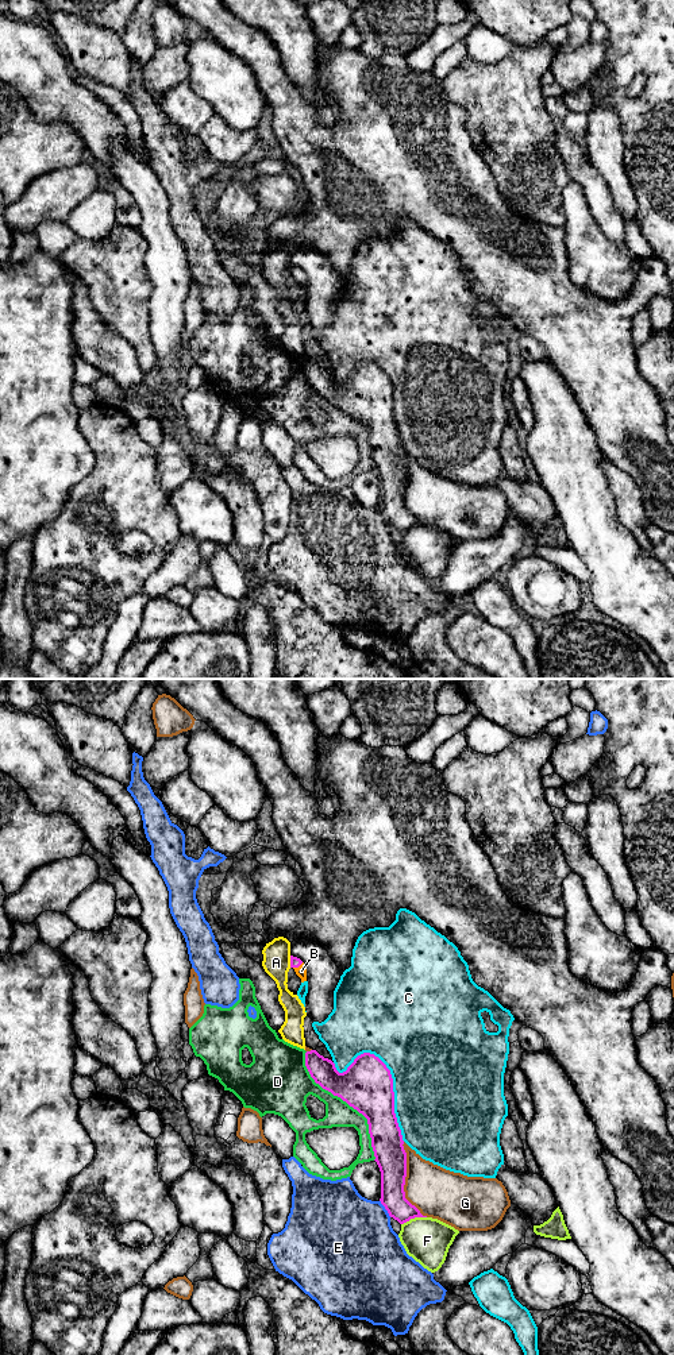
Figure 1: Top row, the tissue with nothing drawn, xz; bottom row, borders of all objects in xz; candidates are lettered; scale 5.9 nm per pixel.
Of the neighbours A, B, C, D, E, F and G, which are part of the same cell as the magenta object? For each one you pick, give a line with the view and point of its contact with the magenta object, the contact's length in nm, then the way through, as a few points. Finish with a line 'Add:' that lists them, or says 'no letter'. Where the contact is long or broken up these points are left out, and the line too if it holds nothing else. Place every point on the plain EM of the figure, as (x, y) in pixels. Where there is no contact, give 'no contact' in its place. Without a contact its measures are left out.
B: meets magenta in xz at (297, 275); contact 70 nm long; runs through xz (295, 271), (297, 275), (301, 280)
Add: B

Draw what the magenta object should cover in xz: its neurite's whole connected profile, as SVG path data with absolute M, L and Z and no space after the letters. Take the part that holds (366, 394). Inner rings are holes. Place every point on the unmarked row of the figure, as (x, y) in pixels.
M311 359L305 362L305 375L316 393L334 405L340 406L367 428L371 456L375 466L374 470L381 480L380 510L389 525L400 533L415 526L427 526L405 507L407 462L394 422L393 387L386 374L374 363L363 362L354 368L346 381L339 382L331 368L324 367L316 359Z

